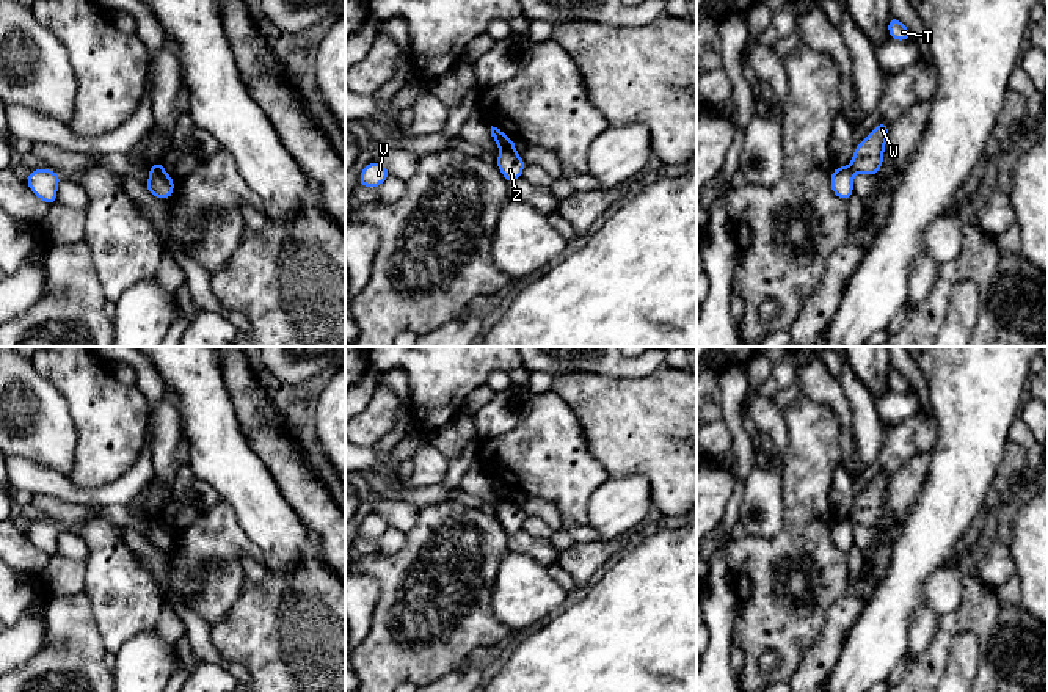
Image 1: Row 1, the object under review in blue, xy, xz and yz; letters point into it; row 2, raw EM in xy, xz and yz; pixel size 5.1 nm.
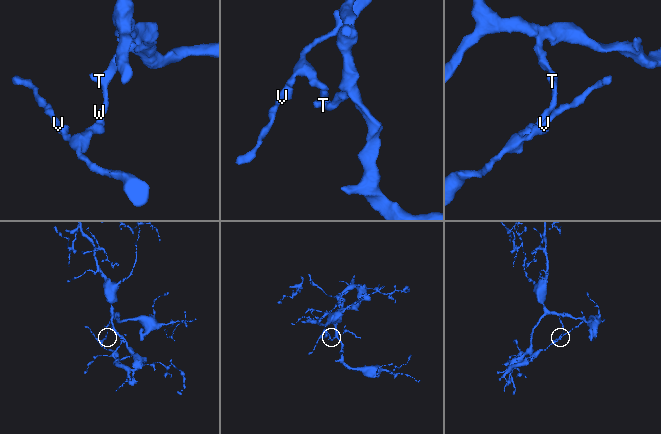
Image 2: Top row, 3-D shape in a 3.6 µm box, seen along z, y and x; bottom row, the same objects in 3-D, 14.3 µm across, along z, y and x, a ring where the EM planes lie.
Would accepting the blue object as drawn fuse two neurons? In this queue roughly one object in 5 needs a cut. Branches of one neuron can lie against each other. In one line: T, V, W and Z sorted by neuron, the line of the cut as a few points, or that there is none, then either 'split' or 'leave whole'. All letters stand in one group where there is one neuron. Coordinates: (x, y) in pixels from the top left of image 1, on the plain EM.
T W Z / V | xz (513, 498), (502, 502) | split

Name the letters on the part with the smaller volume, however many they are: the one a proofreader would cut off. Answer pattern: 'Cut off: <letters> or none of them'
Cut off: V

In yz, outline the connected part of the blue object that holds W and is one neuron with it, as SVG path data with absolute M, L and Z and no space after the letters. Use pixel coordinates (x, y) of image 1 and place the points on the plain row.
M879 474L864 493L855 496L852 521L866 527L875 527L883 516L883 504L890 477Z

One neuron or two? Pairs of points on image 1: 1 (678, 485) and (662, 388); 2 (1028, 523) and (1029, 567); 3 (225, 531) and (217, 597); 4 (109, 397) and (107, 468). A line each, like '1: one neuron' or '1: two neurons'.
1: one neuron
2: one neuron
3: one neuron
4: one neuron

